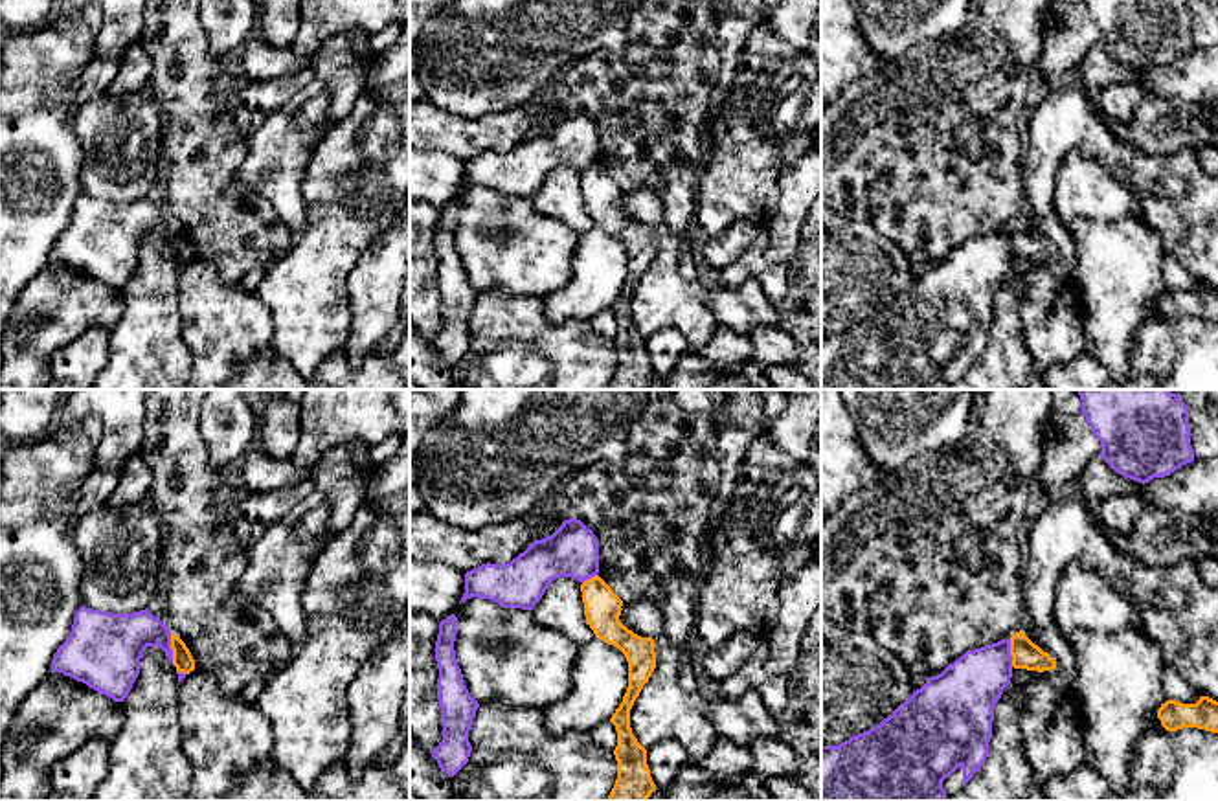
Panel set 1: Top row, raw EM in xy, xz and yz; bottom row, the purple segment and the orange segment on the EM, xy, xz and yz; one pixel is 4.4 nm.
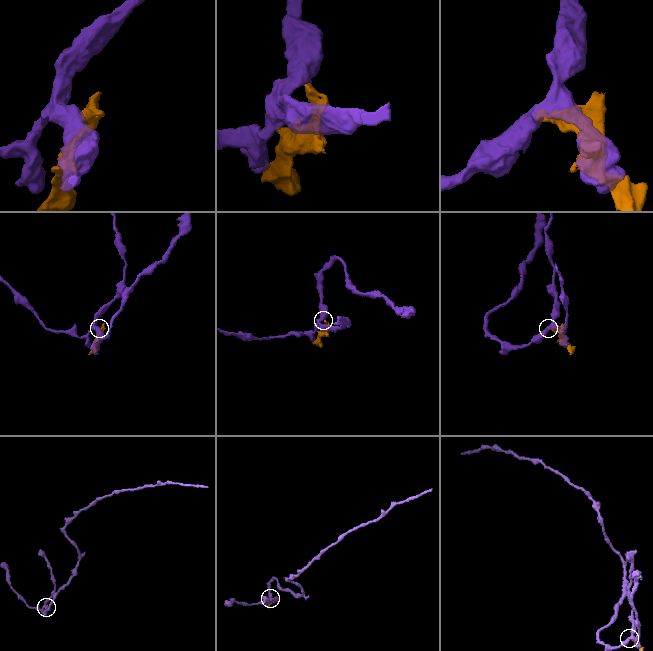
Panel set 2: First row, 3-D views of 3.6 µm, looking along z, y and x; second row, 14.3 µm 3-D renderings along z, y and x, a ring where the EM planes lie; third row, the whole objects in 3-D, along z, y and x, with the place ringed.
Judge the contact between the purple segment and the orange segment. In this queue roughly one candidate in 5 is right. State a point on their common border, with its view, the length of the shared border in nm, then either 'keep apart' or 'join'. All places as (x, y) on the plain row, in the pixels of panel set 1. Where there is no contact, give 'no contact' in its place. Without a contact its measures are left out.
meets purple in xy at (171, 237); contact 130 nm long; keep apart

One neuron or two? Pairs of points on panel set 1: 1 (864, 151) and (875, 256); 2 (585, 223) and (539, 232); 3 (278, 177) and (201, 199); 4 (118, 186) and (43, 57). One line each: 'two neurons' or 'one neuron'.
1: two neurons
2: two neurons
3: two neurons
4: two neurons

